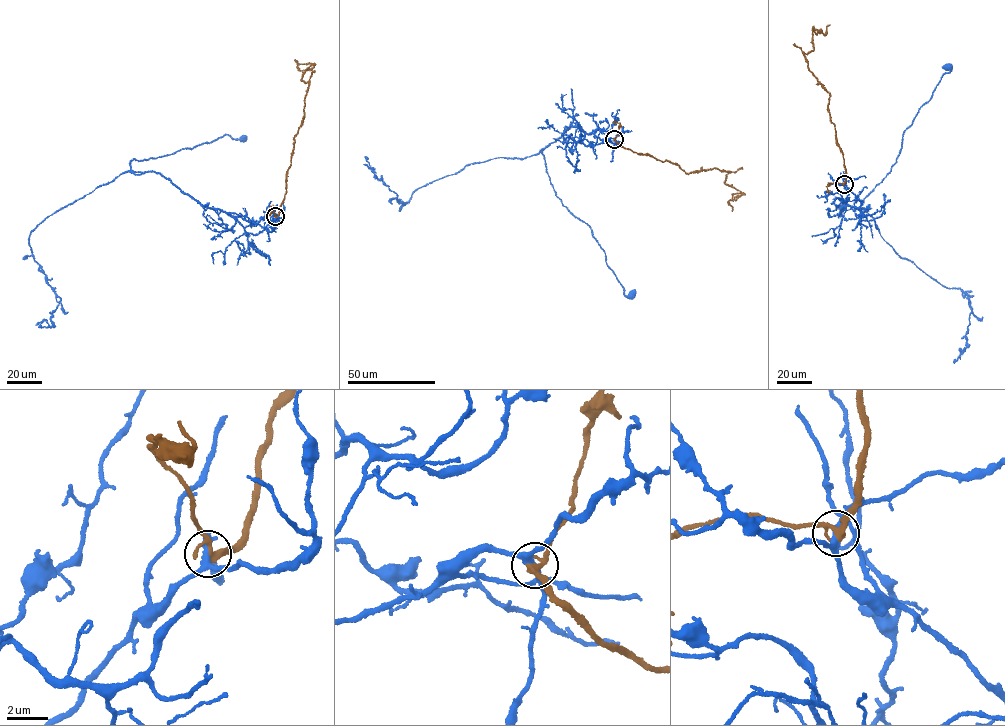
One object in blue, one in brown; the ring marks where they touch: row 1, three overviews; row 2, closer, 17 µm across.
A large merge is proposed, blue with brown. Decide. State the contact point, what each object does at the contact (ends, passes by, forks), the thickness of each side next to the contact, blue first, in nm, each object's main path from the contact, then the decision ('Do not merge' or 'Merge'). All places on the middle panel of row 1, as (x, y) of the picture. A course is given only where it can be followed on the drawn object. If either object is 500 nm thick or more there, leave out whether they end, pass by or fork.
Place: (614, 139). At the ring blue forks. At the ring brown forks. Thickness 240 nm (blue) against 240 nm. Course of blue: (614, 139), (587, 146), (584, 131), (571, 125), (542, 152), (556, 196), (590, 228), (624, 294), (631, 295). Course of brown: (614, 139), (687, 173), (728, 172), (725, 183), (743, 194), (729, 200), (732, 211). Do not merge

